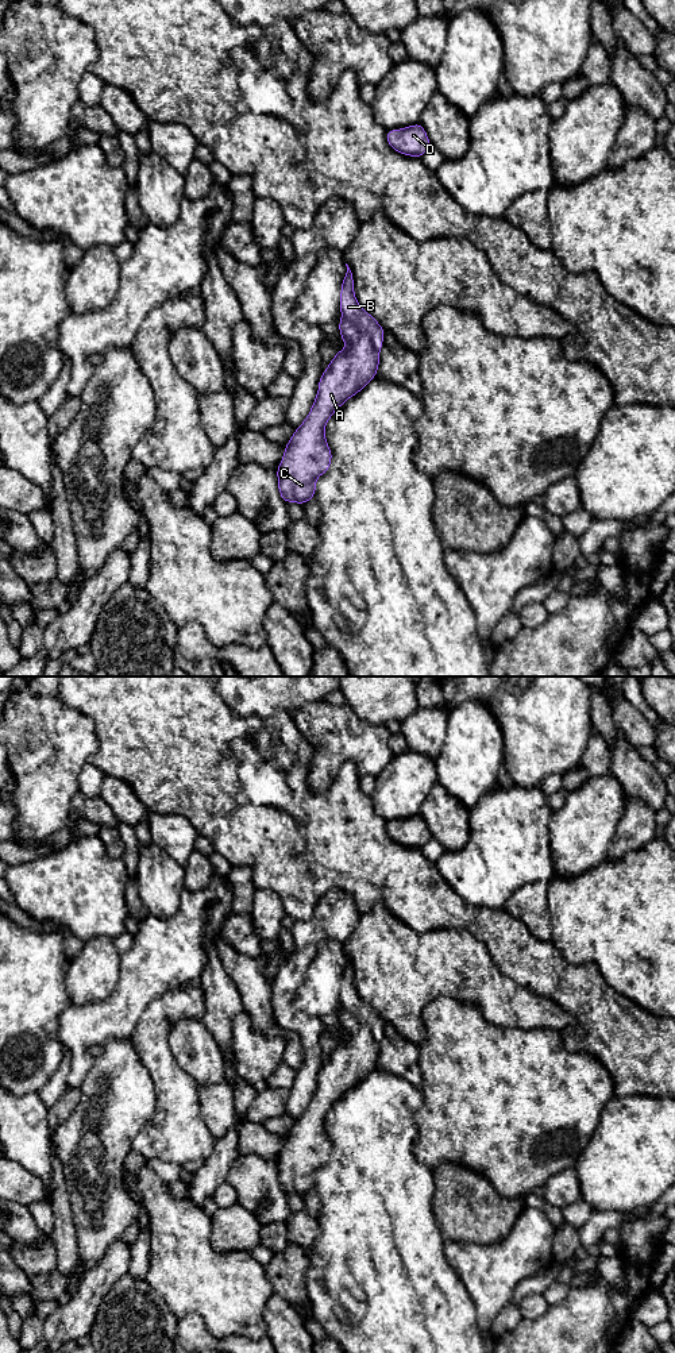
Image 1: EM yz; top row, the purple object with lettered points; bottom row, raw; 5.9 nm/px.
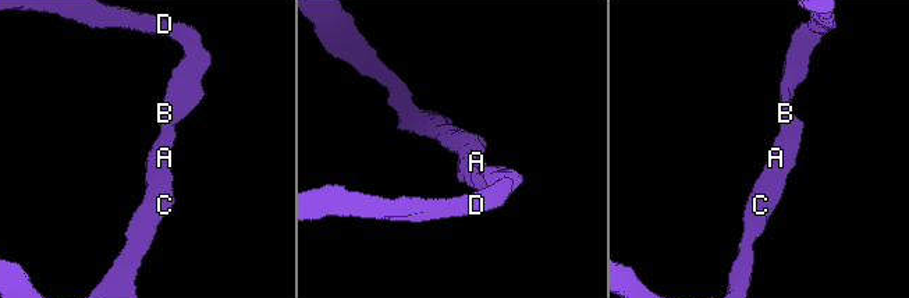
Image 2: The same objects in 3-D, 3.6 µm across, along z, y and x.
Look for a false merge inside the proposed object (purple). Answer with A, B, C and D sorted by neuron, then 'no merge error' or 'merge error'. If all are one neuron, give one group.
A B C D | no merge error

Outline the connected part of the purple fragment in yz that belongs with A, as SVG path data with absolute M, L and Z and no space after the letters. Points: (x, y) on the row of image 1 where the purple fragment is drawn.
M347 263L346 266L339 301L343 319L338 324L347 348L340 350L323 371L309 416L285 446L277 469L278 489L285 504L294 501L302 505L315 498L316 479L327 473L332 460L324 435L327 421L377 375L386 332L358 304L354 277Z

